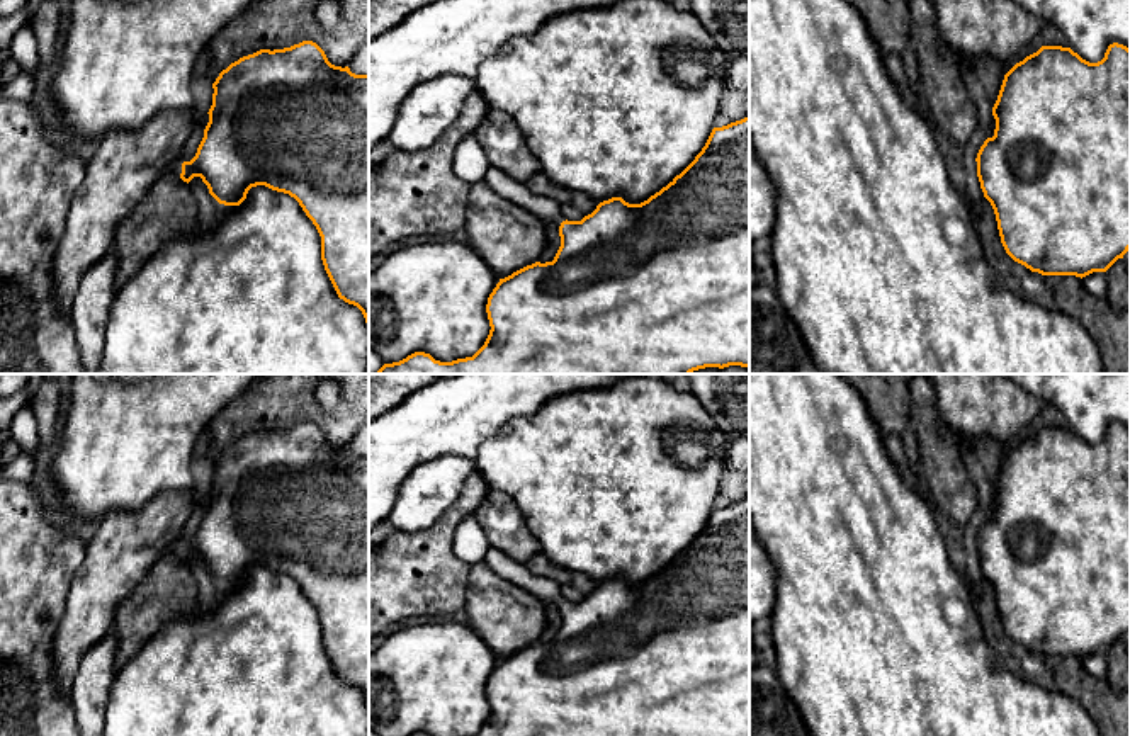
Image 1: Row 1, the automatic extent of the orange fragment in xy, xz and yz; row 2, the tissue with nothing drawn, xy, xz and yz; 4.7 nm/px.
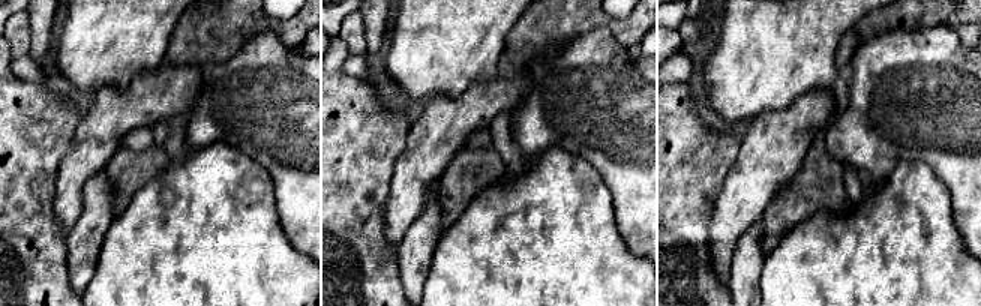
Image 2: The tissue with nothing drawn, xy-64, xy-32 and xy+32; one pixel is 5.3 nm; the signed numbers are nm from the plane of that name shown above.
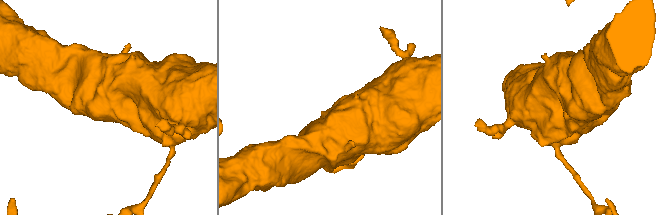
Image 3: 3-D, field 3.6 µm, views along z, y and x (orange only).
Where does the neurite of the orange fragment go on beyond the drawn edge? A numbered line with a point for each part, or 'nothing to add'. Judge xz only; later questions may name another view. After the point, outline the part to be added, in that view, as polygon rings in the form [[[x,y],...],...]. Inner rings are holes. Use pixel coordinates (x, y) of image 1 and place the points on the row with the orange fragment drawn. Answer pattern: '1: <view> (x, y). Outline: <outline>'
1: xz (495, 179). Outline: [[[496,167],[488,168],[483,182],[503,199],[527,209],[545,223],[554,223],[559,228],[566,221],[557,202],[530,194],[525,184],[513,180]]]

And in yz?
nothing to add

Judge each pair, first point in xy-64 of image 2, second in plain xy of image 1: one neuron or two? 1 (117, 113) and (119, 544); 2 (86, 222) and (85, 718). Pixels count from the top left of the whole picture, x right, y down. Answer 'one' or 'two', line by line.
1: one
2: one

